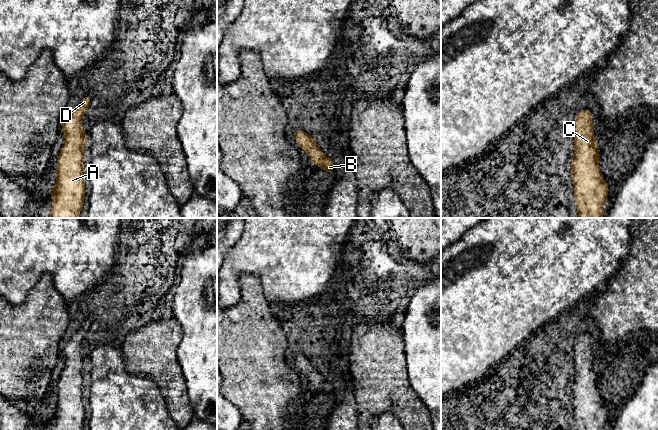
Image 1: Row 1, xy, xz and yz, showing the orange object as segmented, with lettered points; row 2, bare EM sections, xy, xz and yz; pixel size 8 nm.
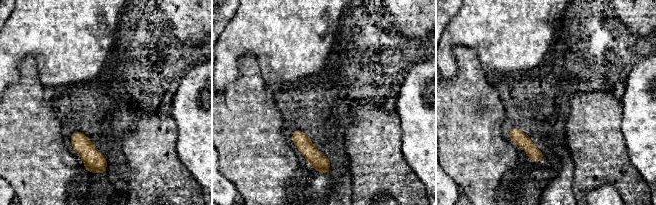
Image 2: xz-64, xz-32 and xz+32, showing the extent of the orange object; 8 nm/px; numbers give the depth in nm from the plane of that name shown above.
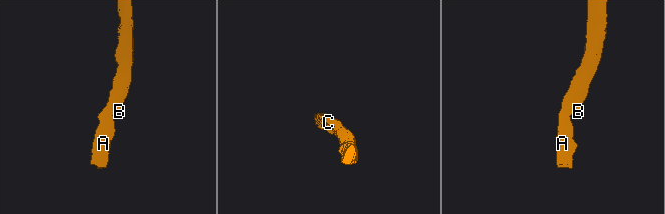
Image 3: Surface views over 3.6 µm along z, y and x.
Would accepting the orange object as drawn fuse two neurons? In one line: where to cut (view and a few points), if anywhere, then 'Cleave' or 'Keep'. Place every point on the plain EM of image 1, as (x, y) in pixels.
No split. Keep

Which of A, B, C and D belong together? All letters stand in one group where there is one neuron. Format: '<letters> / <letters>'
A B C D

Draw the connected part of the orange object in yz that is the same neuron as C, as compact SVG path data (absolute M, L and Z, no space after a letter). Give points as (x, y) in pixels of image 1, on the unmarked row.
M584 333L574 346L572 404L576 430L604 430L608 408L598 391L599 374L595 367L591 335Z

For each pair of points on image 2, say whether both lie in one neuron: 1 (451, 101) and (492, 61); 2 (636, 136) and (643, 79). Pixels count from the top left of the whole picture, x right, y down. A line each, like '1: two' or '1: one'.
1: two
2: one

